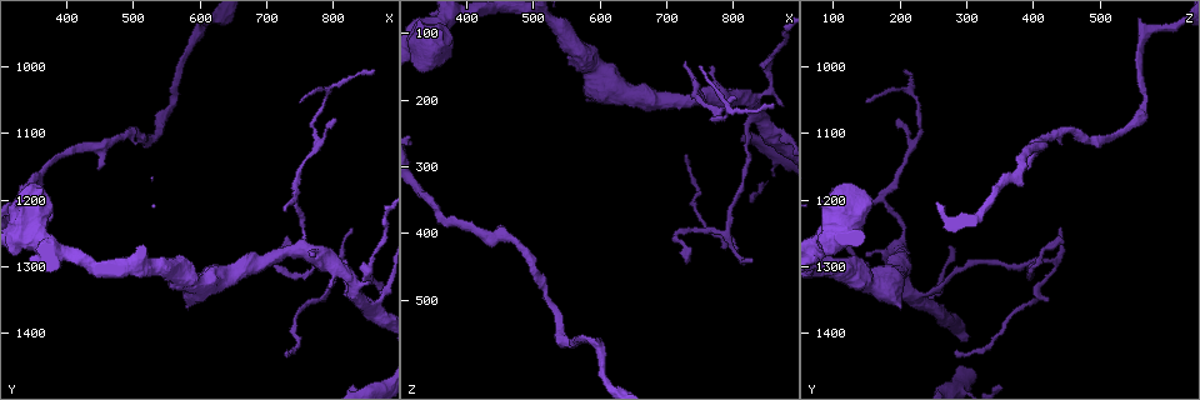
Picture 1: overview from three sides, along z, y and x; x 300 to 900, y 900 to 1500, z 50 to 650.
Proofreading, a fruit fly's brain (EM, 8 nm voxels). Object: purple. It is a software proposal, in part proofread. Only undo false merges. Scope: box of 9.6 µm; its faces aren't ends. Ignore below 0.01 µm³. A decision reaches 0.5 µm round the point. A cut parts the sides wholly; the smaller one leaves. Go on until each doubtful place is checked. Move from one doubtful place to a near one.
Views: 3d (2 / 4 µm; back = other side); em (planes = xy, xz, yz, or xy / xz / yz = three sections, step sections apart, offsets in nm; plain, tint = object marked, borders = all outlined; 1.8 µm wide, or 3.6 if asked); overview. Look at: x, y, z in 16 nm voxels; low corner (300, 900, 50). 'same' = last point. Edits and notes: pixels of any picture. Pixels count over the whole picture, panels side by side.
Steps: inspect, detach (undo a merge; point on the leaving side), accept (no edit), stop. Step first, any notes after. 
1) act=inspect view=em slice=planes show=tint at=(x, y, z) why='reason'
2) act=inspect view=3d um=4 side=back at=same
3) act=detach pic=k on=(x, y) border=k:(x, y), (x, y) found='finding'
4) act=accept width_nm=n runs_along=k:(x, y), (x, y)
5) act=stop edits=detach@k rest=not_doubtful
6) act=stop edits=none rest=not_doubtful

act=inspect view=em slice=planes show=tint at=(855, 1315, 180) why='sharp bend'

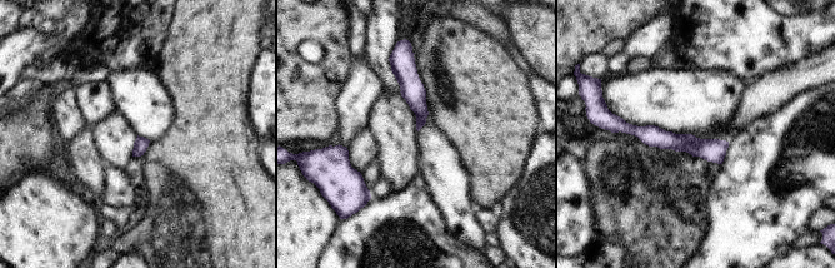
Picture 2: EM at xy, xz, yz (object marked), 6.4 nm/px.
act=accept found='one cell here'

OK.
act=inspect view=3d um=4 at=(830, 1340, 225) why='four-way junction'

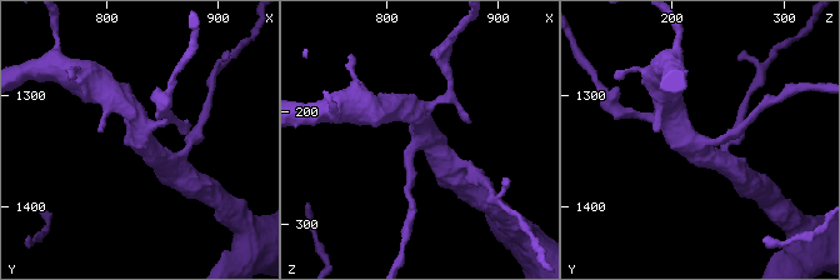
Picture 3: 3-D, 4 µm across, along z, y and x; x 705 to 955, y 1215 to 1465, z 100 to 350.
act=inspect view=em slice=planes show=borders at=(830, 1342, 224) arms=4

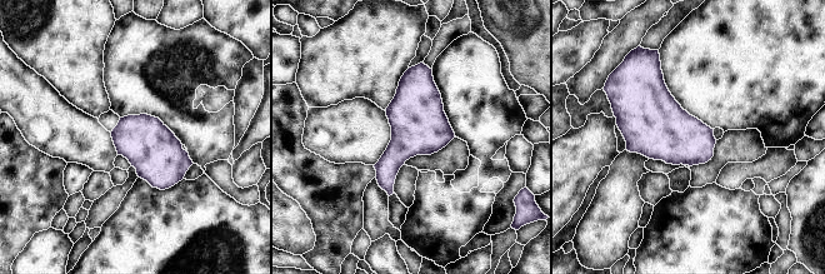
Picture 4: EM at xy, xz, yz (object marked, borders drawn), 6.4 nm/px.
act=accept found='continuous, no second cell'

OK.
act=inspect view=3d um=4 at=(790, 1290, 400) why='three arms meet'

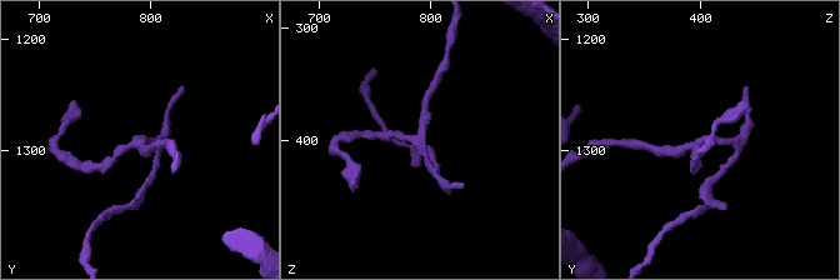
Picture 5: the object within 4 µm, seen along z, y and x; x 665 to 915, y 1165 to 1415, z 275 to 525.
act=inspect view=em slice=planes show=tint at=(788, 1290, 400)

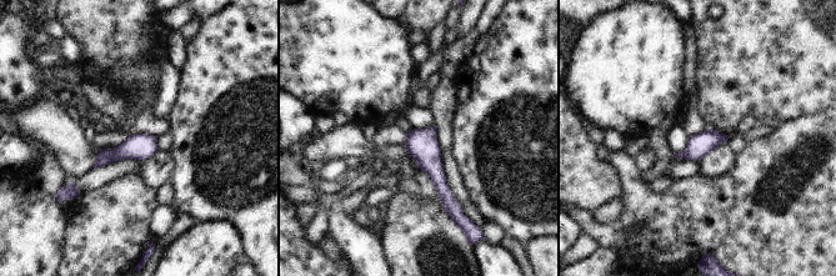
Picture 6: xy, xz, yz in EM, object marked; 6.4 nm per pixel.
act=accept runs_along=6:(415, 131), (436, 171), (447, 207) found='one cell here'

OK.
act=stop edits=none rest=not_doubtful

